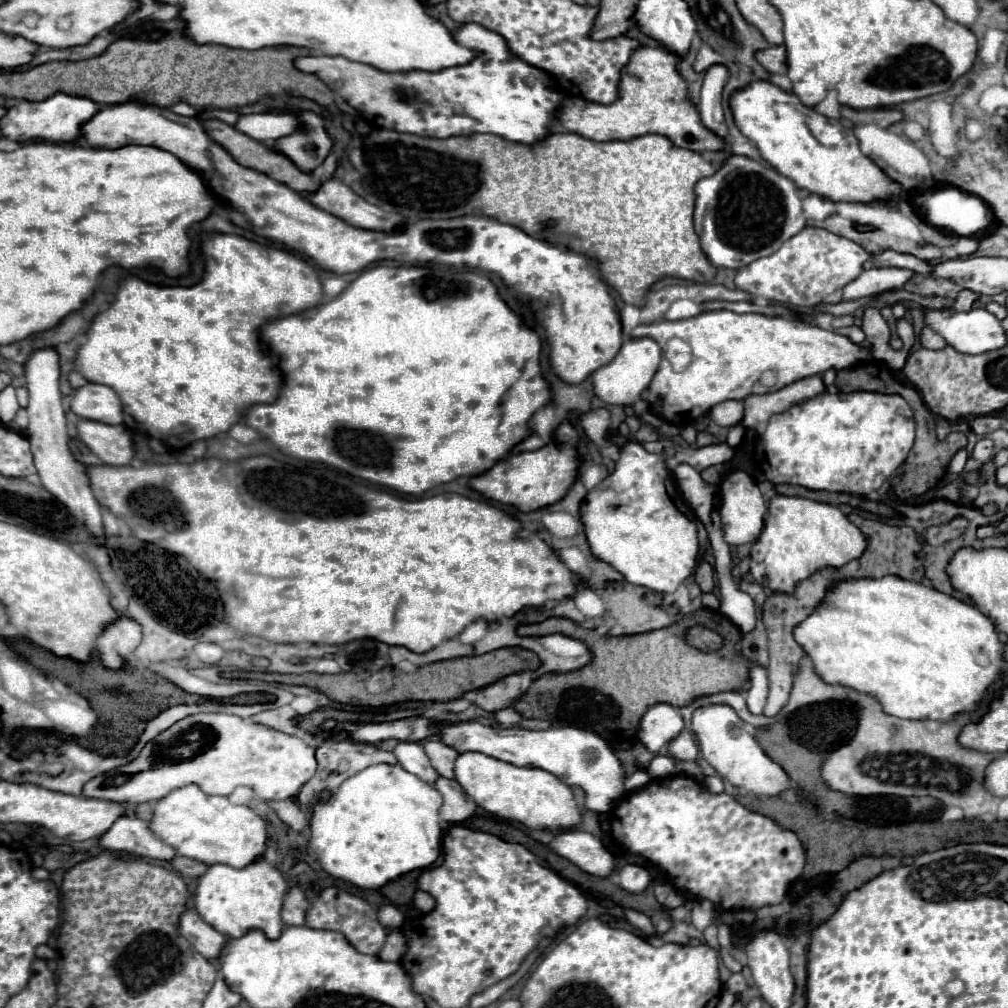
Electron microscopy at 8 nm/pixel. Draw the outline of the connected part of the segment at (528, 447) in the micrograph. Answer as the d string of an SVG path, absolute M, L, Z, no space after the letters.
M529 435L527 439L523 439L523 443L517 443L517 445L513 447L513 451L515 451L515 453L519 453L519 451L535 451L535 449L539 449L539 447L543 447L543 445L545 445L545 441L543 441L541 437Z

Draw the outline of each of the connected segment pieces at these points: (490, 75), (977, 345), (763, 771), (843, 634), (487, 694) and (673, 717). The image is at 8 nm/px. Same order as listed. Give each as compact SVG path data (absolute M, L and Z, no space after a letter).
M463 23L453 33L455 43L477 51L477 57L471 63L459 65L459 67L447 67L443 71L379 71L371 65L349 61L343 57L327 57L327 55L309 55L309 57L297 57L295 67L303 73L317 75L333 93L341 95L363 119L369 123L393 129L399 133L411 133L419 137L435 137L435 139L447 139L455 135L471 135L471 133L493 133L507 141L517 143L535 143L549 135L547 125L553 119L553 109L563 99L561 93L551 89L551 77L521 61L519 57L511 55L505 39L493 31L483 29L475 23Z
M925 309L923 313L925 323L939 333L947 345L955 347L961 353L985 353L985 351L993 351L993 349L1001 349L1007 343L1007 335L1001 327L1001 323L997 321L995 315L991 315L985 309L971 309L971 311L943 311L943 309Z
M705 705L695 709L691 719L691 729L697 735L699 749L707 759L707 763L731 785L743 787L755 795L779 795L781 791L793 787L789 775L761 751L753 733L747 729L743 719L737 717L733 707Z
M895 575L881 579L843 579L833 583L825 591L819 607L795 627L793 637L825 683L873 695L879 699L885 713L901 719L947 721L961 711L977 709L987 687L999 679L1005 665L1001 657L1003 643L987 615L933 587L905 581Z
M523 671L523 673L513 673L513 675L507 675L487 687L481 687L477 691L473 691L473 701L493 713L501 707L509 707L513 703L513 699L517 699L531 683L531 673L529 671Z
M657 703L657 705L651 705L641 717L637 739L651 753L657 753L681 731L683 731L683 719L679 715L679 709L667 703Z

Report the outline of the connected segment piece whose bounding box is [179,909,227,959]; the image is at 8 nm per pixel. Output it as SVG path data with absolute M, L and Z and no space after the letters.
M185 909L179 917L179 933L207 959L217 959L227 937L217 933L209 923L205 923L195 909Z

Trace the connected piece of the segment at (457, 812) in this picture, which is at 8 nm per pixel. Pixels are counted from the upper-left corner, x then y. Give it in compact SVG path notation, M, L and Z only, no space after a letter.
M437 777L435 789L443 795L443 805L439 809L439 819L445 823L463 823L467 817L475 813L475 801L459 787L455 779L443 779Z

